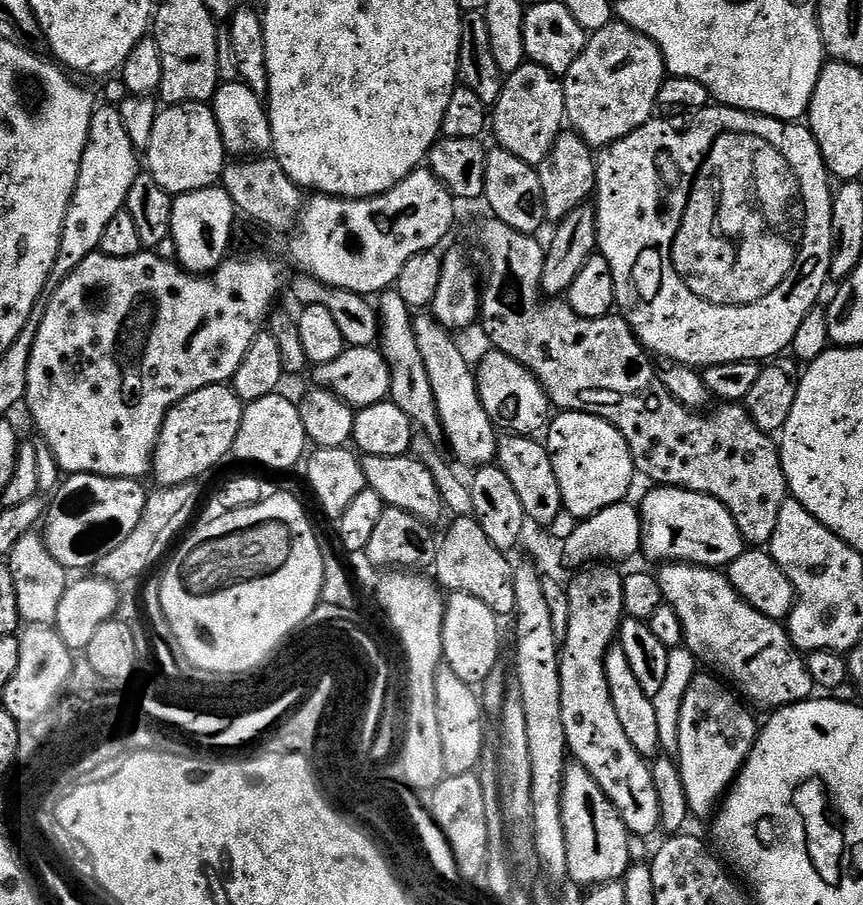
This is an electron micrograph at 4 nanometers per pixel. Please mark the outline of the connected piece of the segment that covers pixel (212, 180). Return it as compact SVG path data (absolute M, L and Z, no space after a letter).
M207 103L173 104L157 111L146 155L148 155L147 175L152 176L154 182L158 182L158 186L162 186L162 190L172 193L173 197L185 196L186 193L194 190L219 185L224 174L226 153L213 109Z

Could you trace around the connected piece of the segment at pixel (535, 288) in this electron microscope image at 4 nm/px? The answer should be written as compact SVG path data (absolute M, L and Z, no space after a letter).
M488 218L476 232L476 240L488 263L488 281L485 279L482 284L479 319L482 324L484 320L484 332L492 343L489 345L531 370L557 409L585 412L613 424L630 446L633 469L639 475L641 472L649 476L653 485L685 488L688 492L714 497L730 510L734 522L738 522L745 545L771 545L782 502L790 496L777 441L756 425L743 403L724 402L716 406L720 408L713 407L705 414L677 402L666 386L662 386L657 365L651 364L649 353L623 316L609 314L591 320L579 316L563 299L545 299L540 280L544 276L546 248L536 239L535 235L514 230L514 226L506 226L506 222L495 218Z

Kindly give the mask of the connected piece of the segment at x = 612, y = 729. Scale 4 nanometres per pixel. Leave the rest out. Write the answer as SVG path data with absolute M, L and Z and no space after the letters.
M596 562L577 571L580 573L572 581L567 581L570 622L560 646L562 730L566 730L571 759L584 767L594 782L598 782L602 794L606 794L620 811L629 833L633 837L652 836L661 831L658 790L654 790L649 761L630 746L630 738L626 738L618 722L618 713L610 698L610 686L606 682L604 659L625 619L622 602L624 576L616 568L619 567L608 562Z

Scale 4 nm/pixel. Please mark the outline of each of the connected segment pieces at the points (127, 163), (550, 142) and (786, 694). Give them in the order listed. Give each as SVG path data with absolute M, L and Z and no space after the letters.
M99 105L92 114L90 134L86 150L82 154L78 182L64 219L60 253L52 267L49 285L61 284L71 272L78 270L78 266L82 266L85 258L99 249L102 233L106 231L110 218L125 211L130 186L134 186L134 178L138 175L136 156L138 150L130 142L126 126L122 126L119 109L115 105L102 107Z
M531 62L507 73L502 94L490 112L490 132L496 135L499 147L522 158L522 162L539 166L550 154L565 124L564 86L557 77Z
M668 562L661 568L664 569L659 569L658 575L666 604L673 608L681 620L684 627L683 643L701 665L709 664L713 673L723 677L745 701L751 702L757 709L785 708L788 704L801 704L813 695L814 685L805 657L792 645L785 625L766 618L754 610L754 606L747 604L734 590L723 571L679 562Z

